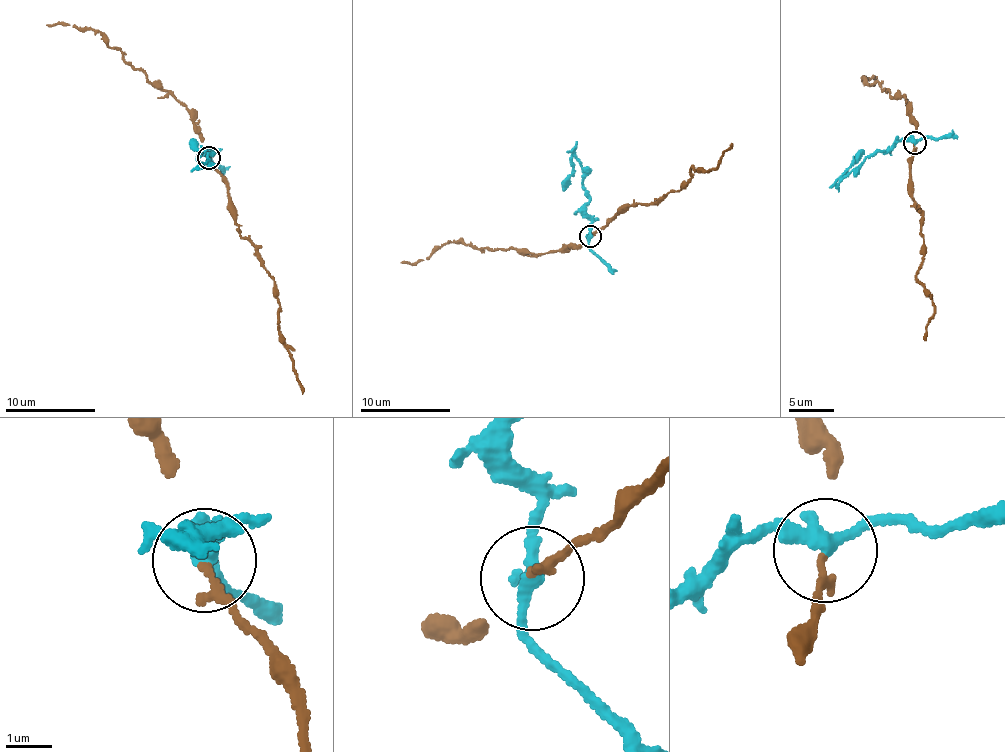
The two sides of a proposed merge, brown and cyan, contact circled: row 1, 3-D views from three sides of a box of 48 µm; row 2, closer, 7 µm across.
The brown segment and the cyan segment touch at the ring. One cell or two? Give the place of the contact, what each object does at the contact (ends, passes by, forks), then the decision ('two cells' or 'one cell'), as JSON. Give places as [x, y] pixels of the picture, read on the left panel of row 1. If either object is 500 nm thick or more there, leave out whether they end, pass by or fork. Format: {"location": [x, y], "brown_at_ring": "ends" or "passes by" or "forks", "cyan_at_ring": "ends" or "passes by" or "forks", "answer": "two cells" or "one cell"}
{"location": [209, 158], "brown_at_ring": "ends", "cyan_at_ring": "passes by", "answer": "two cells"}

